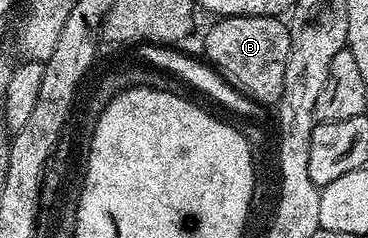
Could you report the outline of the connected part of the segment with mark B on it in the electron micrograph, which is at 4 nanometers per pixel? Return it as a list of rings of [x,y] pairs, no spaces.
[[[222,16],[212,22],[205,36],[204,59],[248,100],[262,106],[275,106],[283,94],[287,54],[291,54],[288,23],[276,16]]]

